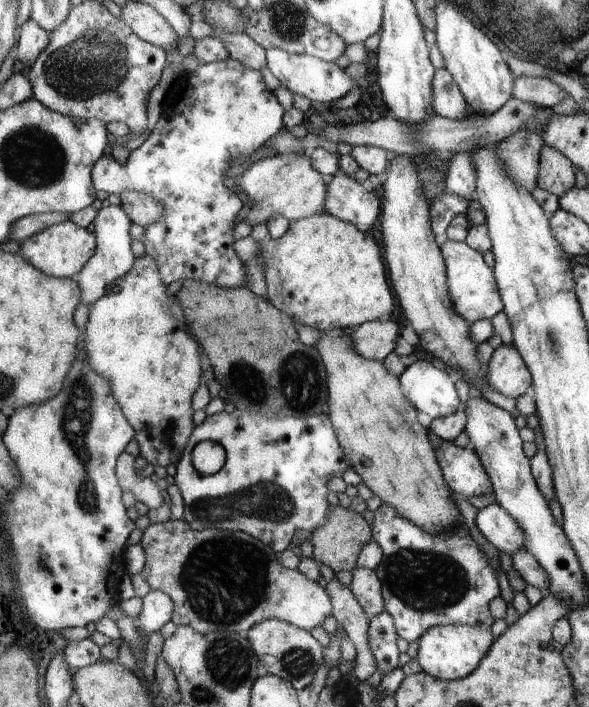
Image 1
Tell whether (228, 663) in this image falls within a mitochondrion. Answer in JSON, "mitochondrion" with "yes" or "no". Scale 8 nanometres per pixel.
{"mitochondrion":"yes"}

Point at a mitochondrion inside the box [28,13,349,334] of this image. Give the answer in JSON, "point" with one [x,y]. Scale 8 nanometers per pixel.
{"point":[96,62]}

